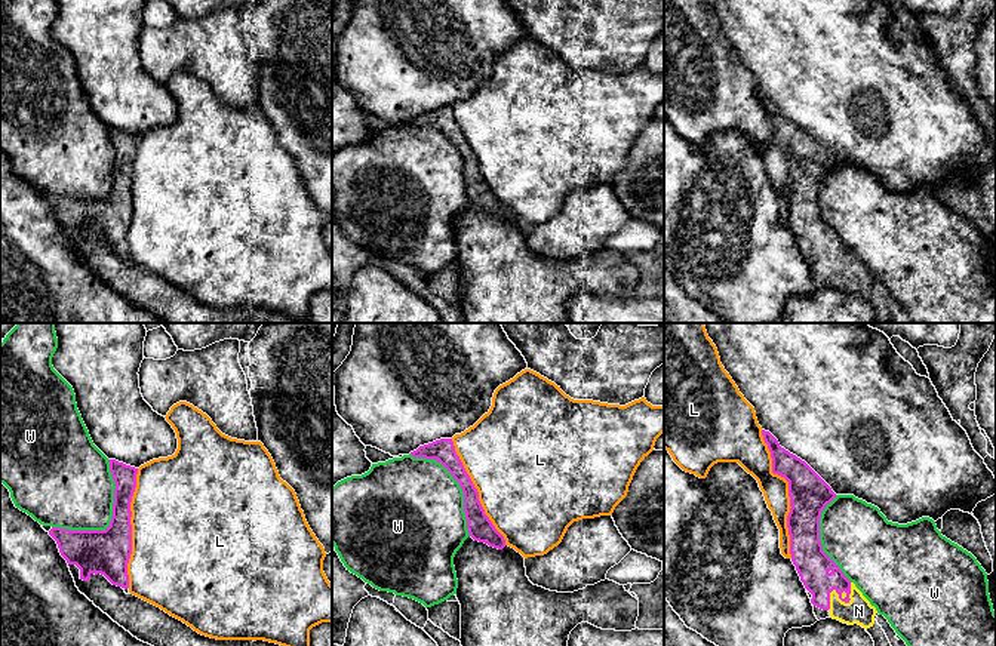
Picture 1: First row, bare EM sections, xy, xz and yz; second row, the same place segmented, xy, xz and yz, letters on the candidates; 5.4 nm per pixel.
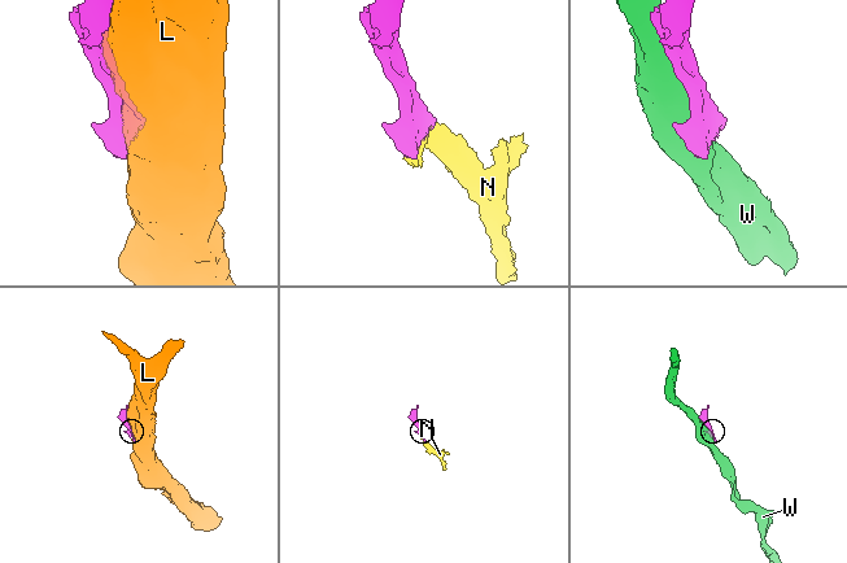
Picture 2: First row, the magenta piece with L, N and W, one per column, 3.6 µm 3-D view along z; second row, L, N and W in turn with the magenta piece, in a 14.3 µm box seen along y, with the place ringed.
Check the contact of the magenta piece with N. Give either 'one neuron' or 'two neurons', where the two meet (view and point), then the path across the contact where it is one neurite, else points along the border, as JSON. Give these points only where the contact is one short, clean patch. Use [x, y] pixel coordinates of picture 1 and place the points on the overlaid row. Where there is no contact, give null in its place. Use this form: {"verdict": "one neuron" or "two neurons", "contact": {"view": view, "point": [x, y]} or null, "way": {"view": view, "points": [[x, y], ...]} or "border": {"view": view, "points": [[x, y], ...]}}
{"verdict": "one neuron", "contact": {"view": "yz", "point": [836, 591]}}

